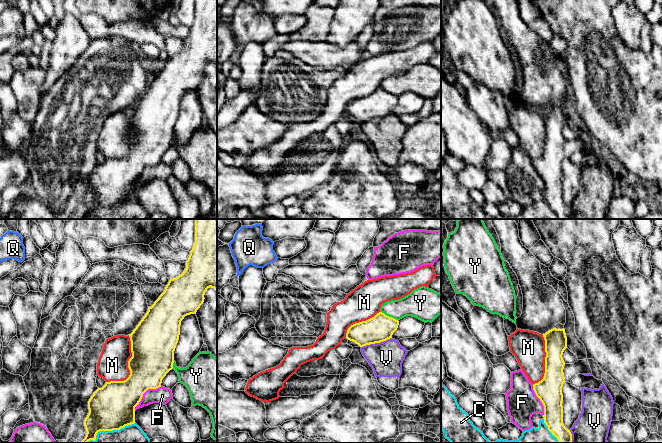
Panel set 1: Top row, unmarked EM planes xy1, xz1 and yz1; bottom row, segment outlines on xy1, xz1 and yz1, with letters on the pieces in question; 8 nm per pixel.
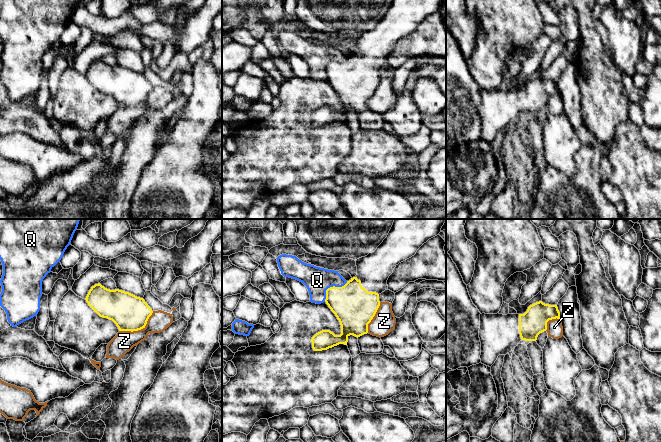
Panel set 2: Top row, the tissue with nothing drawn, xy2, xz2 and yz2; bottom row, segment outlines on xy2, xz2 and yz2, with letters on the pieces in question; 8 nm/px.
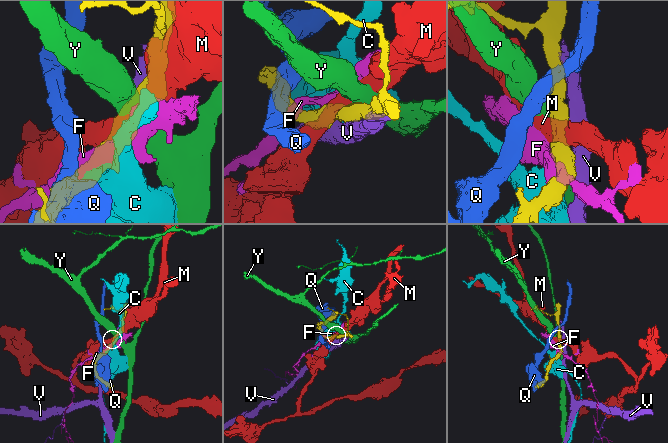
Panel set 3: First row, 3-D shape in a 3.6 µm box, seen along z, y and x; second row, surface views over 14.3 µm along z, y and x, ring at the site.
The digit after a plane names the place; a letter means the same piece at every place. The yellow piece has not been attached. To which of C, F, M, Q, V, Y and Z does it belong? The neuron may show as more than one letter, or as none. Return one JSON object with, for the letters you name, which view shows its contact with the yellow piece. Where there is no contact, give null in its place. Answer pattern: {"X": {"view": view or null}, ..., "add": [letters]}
{"add": []}

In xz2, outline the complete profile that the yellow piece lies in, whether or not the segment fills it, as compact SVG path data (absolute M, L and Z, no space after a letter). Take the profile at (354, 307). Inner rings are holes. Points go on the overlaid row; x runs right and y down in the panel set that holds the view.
M394 219L393 225L377 249L356 261L357 275L342 287L330 287L326 290L325 302L335 314L341 325L341 334L335 335L330 330L316 333L312 339L314 351L322 351L337 346L347 345L348 337L360 337L368 333L368 324L375 316L379 306L379 295L388 289L387 280L394 268L411 258L429 239L439 235L446 219Z

